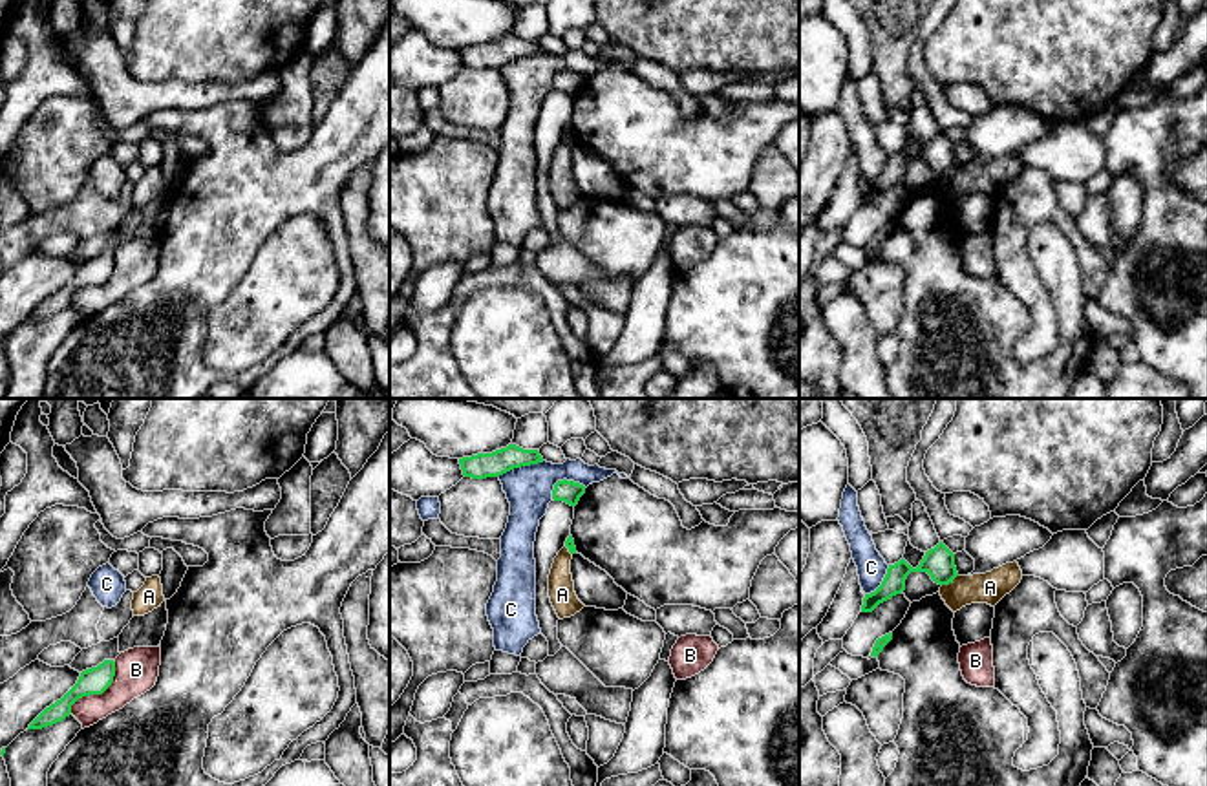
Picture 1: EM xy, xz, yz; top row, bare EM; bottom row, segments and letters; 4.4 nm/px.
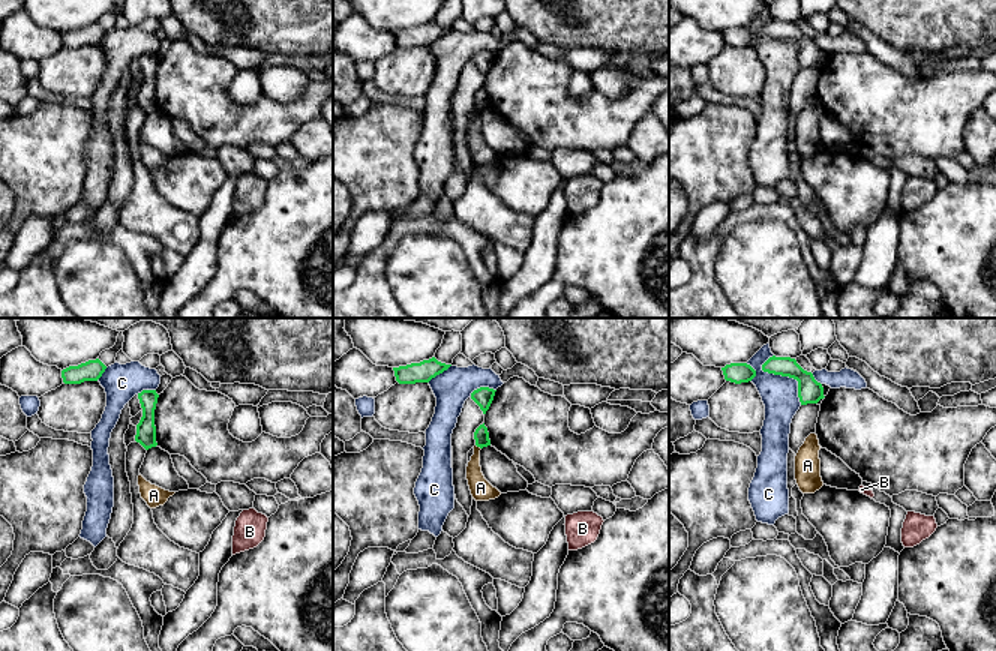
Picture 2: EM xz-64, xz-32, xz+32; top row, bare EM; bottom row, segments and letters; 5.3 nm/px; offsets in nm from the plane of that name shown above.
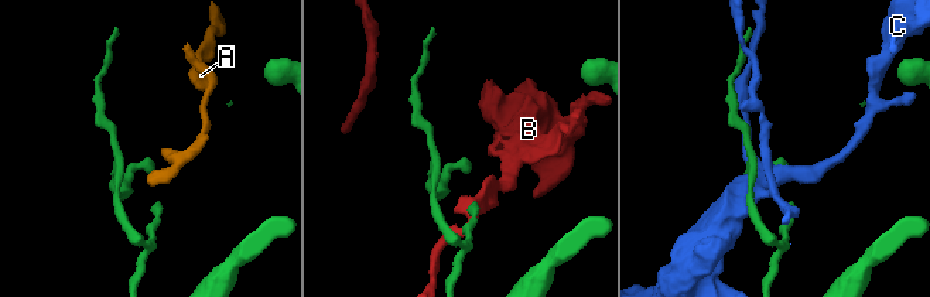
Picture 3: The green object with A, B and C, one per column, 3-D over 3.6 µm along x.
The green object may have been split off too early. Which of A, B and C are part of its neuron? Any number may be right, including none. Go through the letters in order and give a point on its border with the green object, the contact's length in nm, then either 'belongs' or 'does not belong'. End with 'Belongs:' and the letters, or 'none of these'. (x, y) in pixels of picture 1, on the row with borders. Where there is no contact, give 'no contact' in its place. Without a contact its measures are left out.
A: yz (950, 582) | 90 nm | does not belong
B: xy (99, 693) | 300 nm | does not belong
C: xz (520, 467) | 220 nm | does not belong
Belongs: none of these

